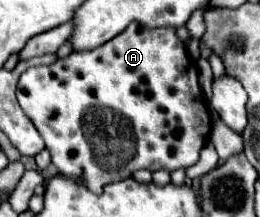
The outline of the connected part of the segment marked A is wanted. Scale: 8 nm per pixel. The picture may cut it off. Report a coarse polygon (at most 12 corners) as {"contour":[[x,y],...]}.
{"contour":[[174,29],[30,67],[18,101],[90,191],[198,161]]}

